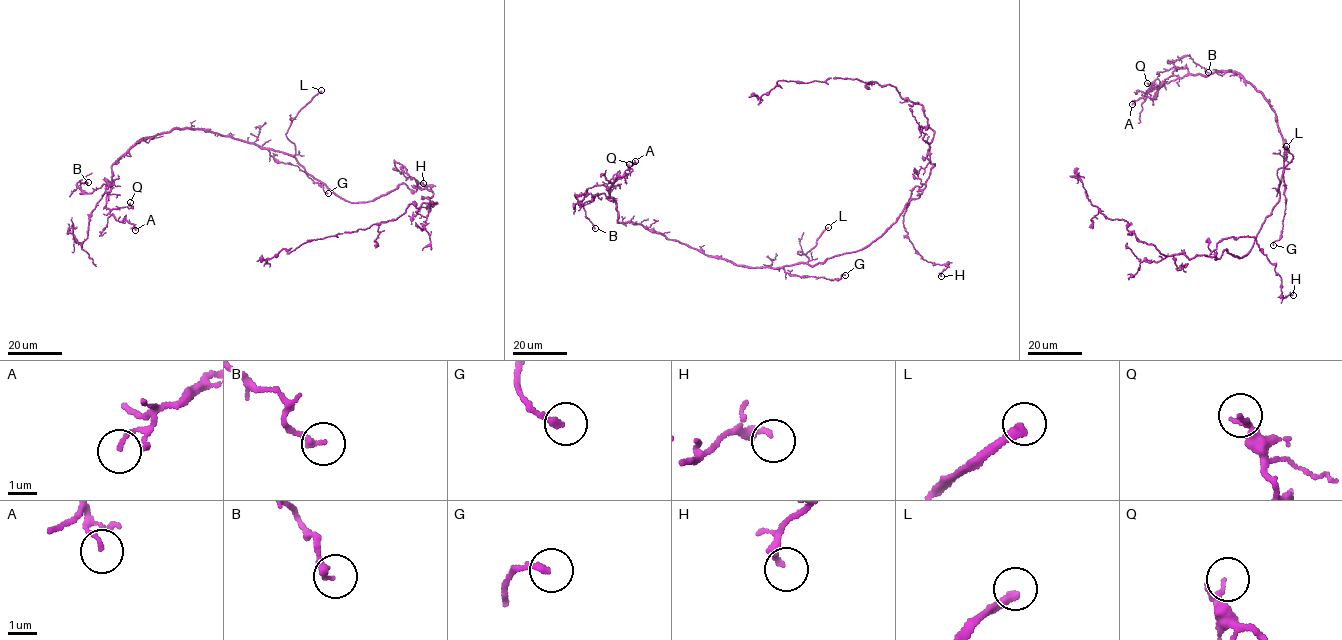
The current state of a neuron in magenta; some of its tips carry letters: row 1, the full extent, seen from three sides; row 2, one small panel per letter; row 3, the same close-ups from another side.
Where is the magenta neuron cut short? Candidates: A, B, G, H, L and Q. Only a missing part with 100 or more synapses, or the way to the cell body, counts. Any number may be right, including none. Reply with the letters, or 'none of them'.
L

